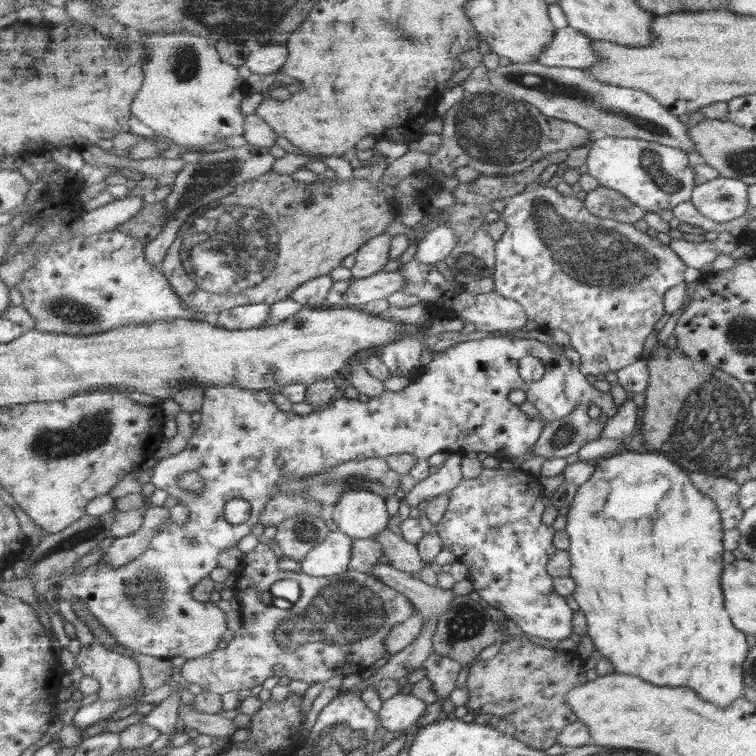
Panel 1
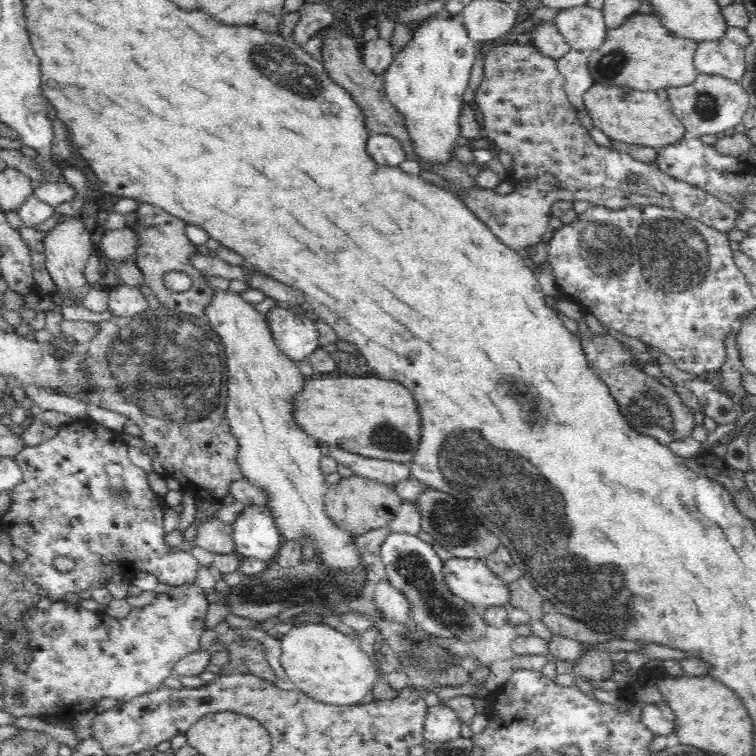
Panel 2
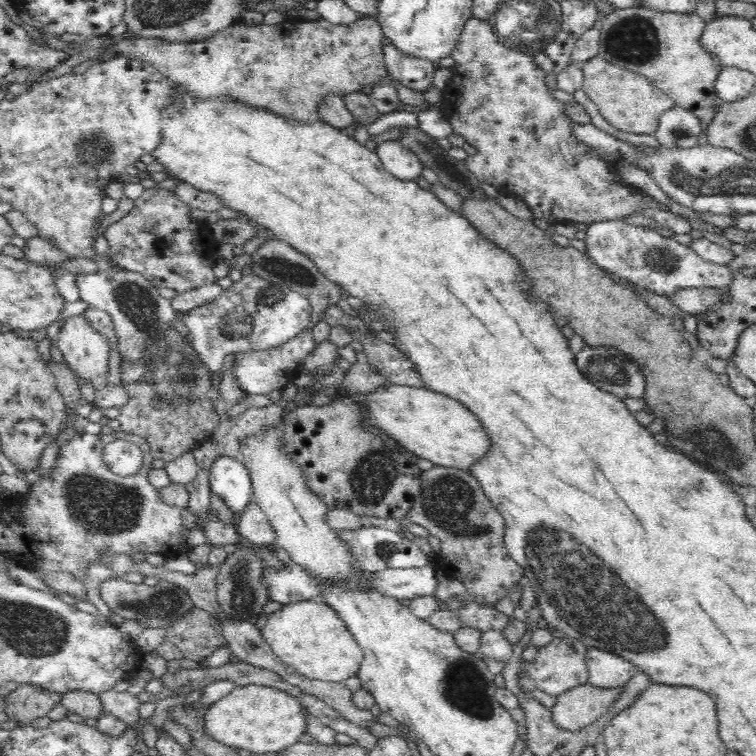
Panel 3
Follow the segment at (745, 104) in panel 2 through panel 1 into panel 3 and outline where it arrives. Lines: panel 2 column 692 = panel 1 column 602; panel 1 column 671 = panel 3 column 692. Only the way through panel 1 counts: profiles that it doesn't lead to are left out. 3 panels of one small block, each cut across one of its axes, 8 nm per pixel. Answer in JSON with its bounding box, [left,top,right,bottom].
[656,106,702,148]

